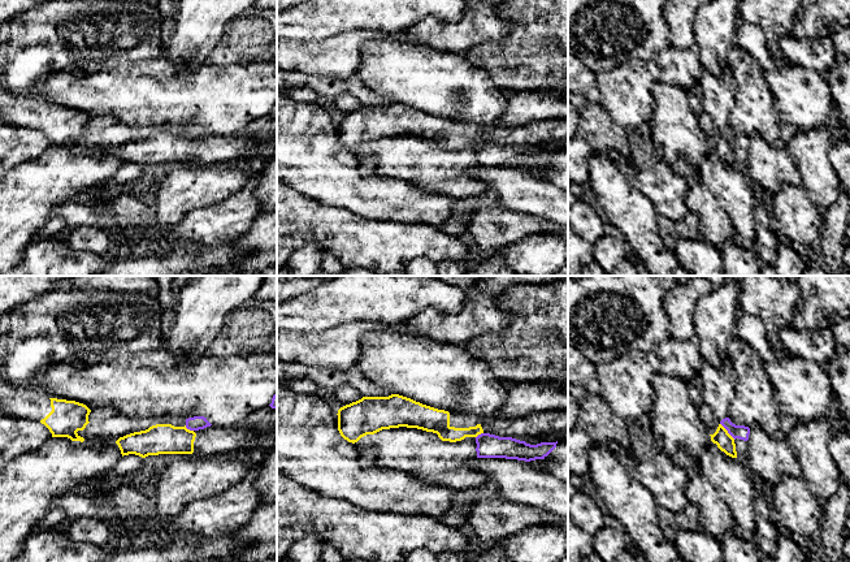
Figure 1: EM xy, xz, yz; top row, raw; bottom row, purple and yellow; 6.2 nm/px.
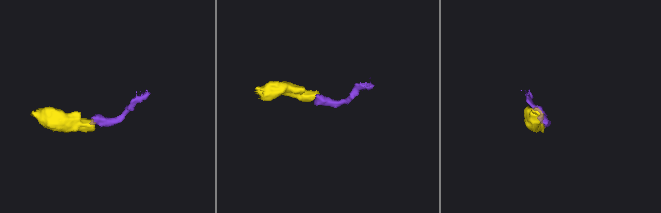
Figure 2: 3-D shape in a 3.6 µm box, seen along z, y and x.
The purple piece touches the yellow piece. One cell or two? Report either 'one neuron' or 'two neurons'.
two neurons

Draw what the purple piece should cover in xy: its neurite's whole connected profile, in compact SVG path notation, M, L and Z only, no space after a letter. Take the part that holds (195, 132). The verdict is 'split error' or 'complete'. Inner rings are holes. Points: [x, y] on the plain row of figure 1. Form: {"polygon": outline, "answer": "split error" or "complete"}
{"polygon": "M194 125L194 126L186 127L186 137L190 139L204 138L211 134L212 133L204 125Z", "answer": "complete"}

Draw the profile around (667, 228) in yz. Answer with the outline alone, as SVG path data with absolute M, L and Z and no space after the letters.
M688 212L688 215L675 222L663 215L656 215L656 222L660 237L665 247L675 251L678 239L701 239L699 219L697 215Z

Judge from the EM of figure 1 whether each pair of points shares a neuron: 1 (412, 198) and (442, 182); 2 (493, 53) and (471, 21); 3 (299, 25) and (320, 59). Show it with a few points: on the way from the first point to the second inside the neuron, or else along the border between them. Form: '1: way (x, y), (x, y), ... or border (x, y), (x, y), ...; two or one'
1: border (399, 178), (420, 187), (442, 191), (455, 200); two
2: border (512, 25), (503, 37), (476, 44), (464, 53); two
3: border (338, 34), (320, 40), (290, 40); two

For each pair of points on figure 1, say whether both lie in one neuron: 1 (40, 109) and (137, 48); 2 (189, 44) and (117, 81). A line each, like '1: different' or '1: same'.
1: different
2: different

